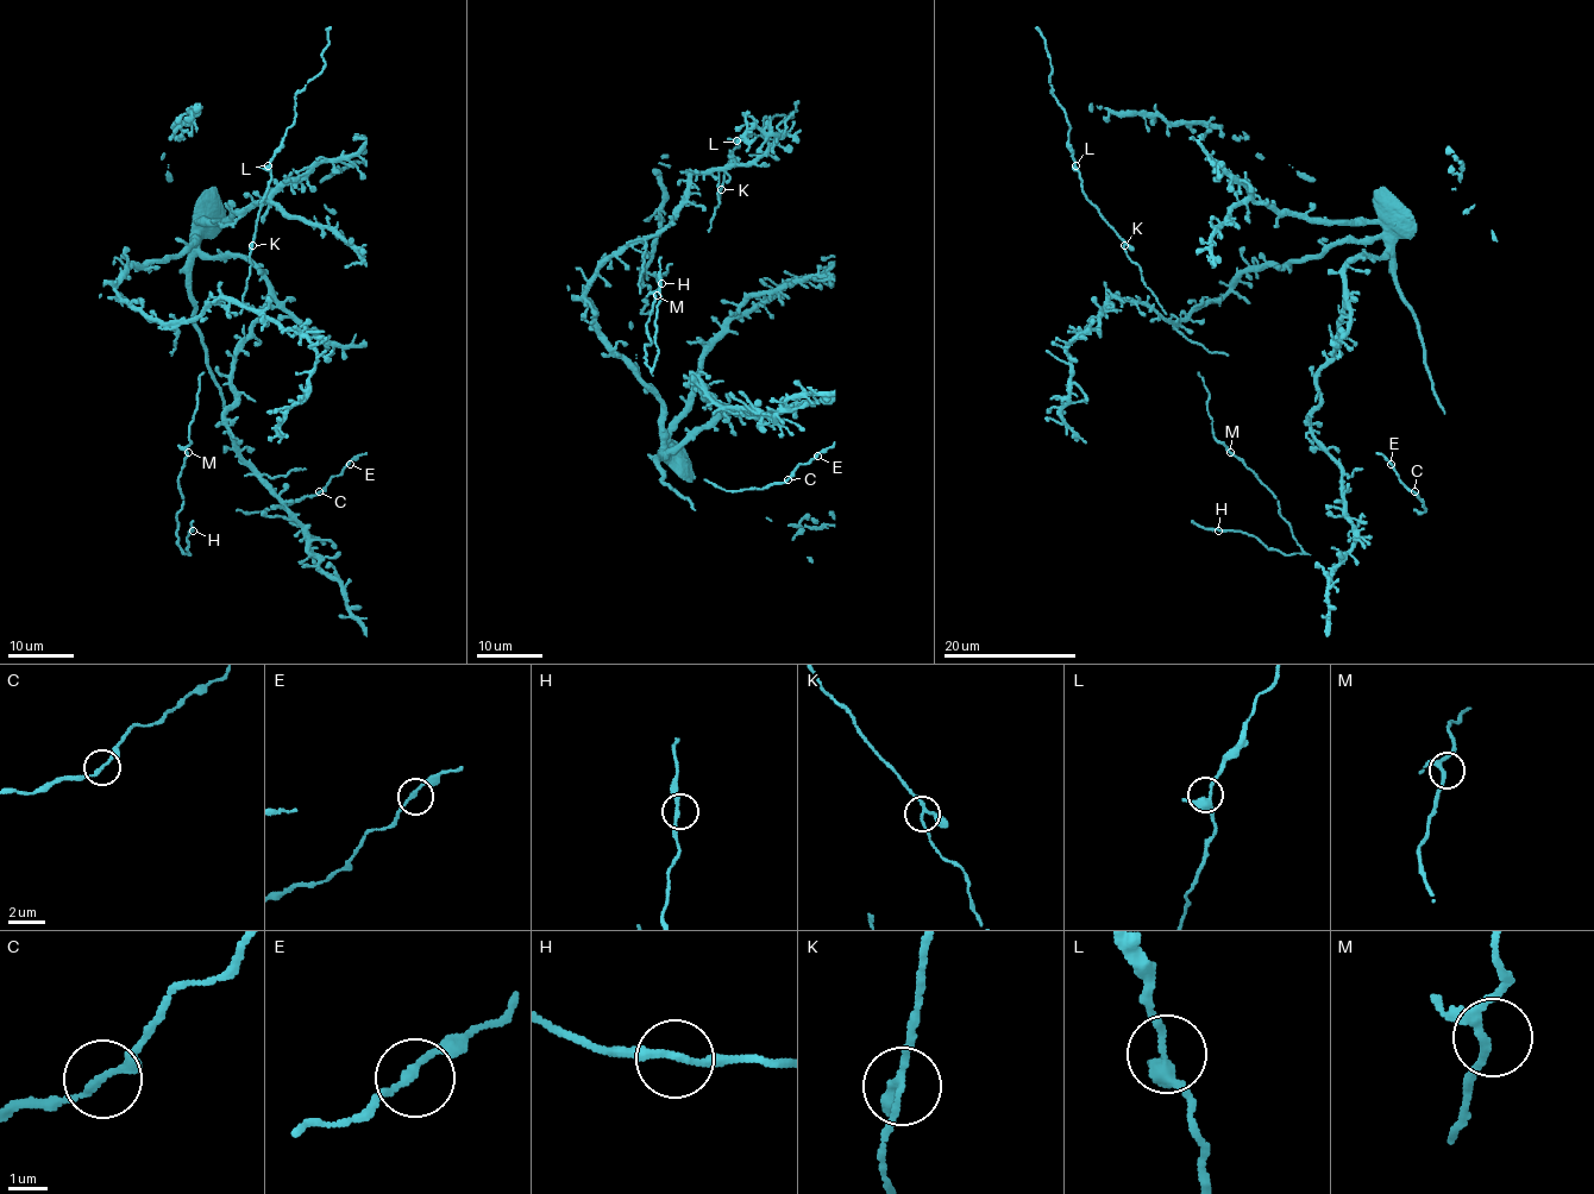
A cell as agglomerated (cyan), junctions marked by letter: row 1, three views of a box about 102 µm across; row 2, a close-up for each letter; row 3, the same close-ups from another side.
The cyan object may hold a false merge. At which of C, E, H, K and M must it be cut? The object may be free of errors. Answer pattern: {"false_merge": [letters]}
{"false_merge": []}

